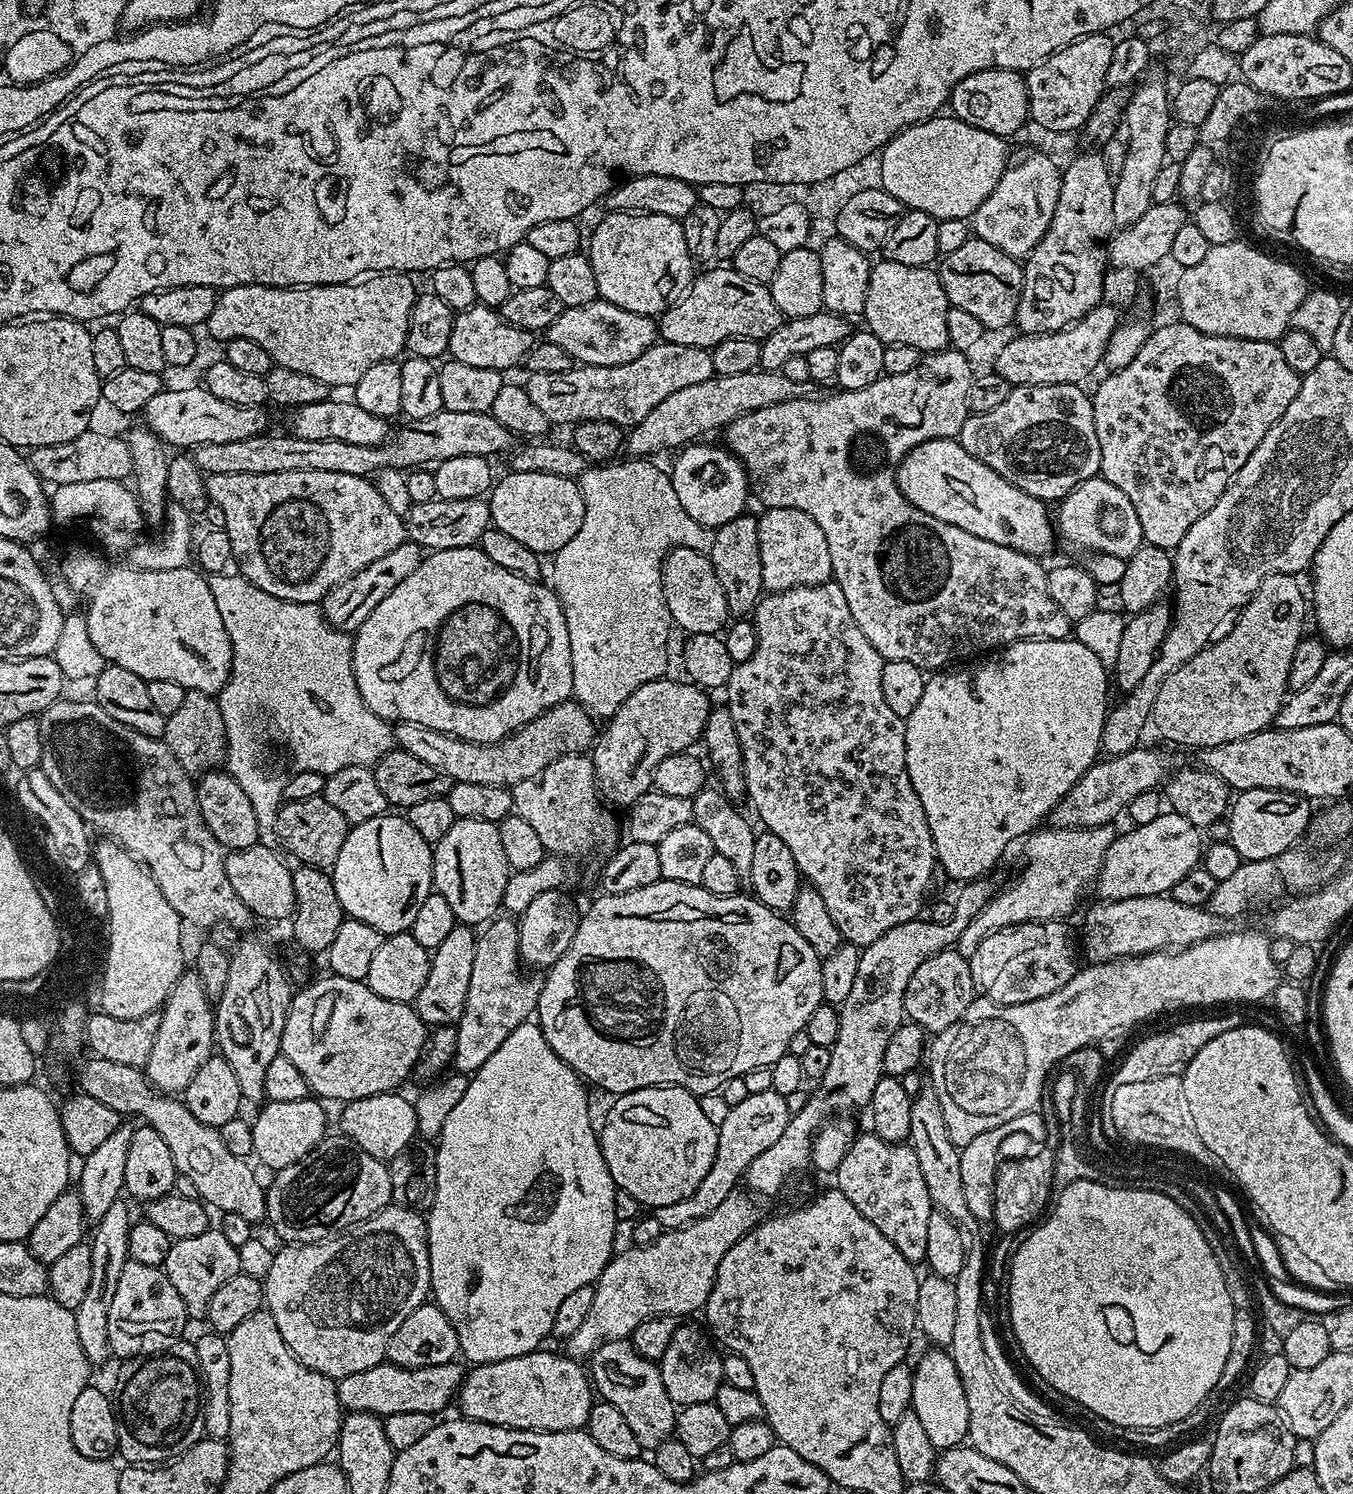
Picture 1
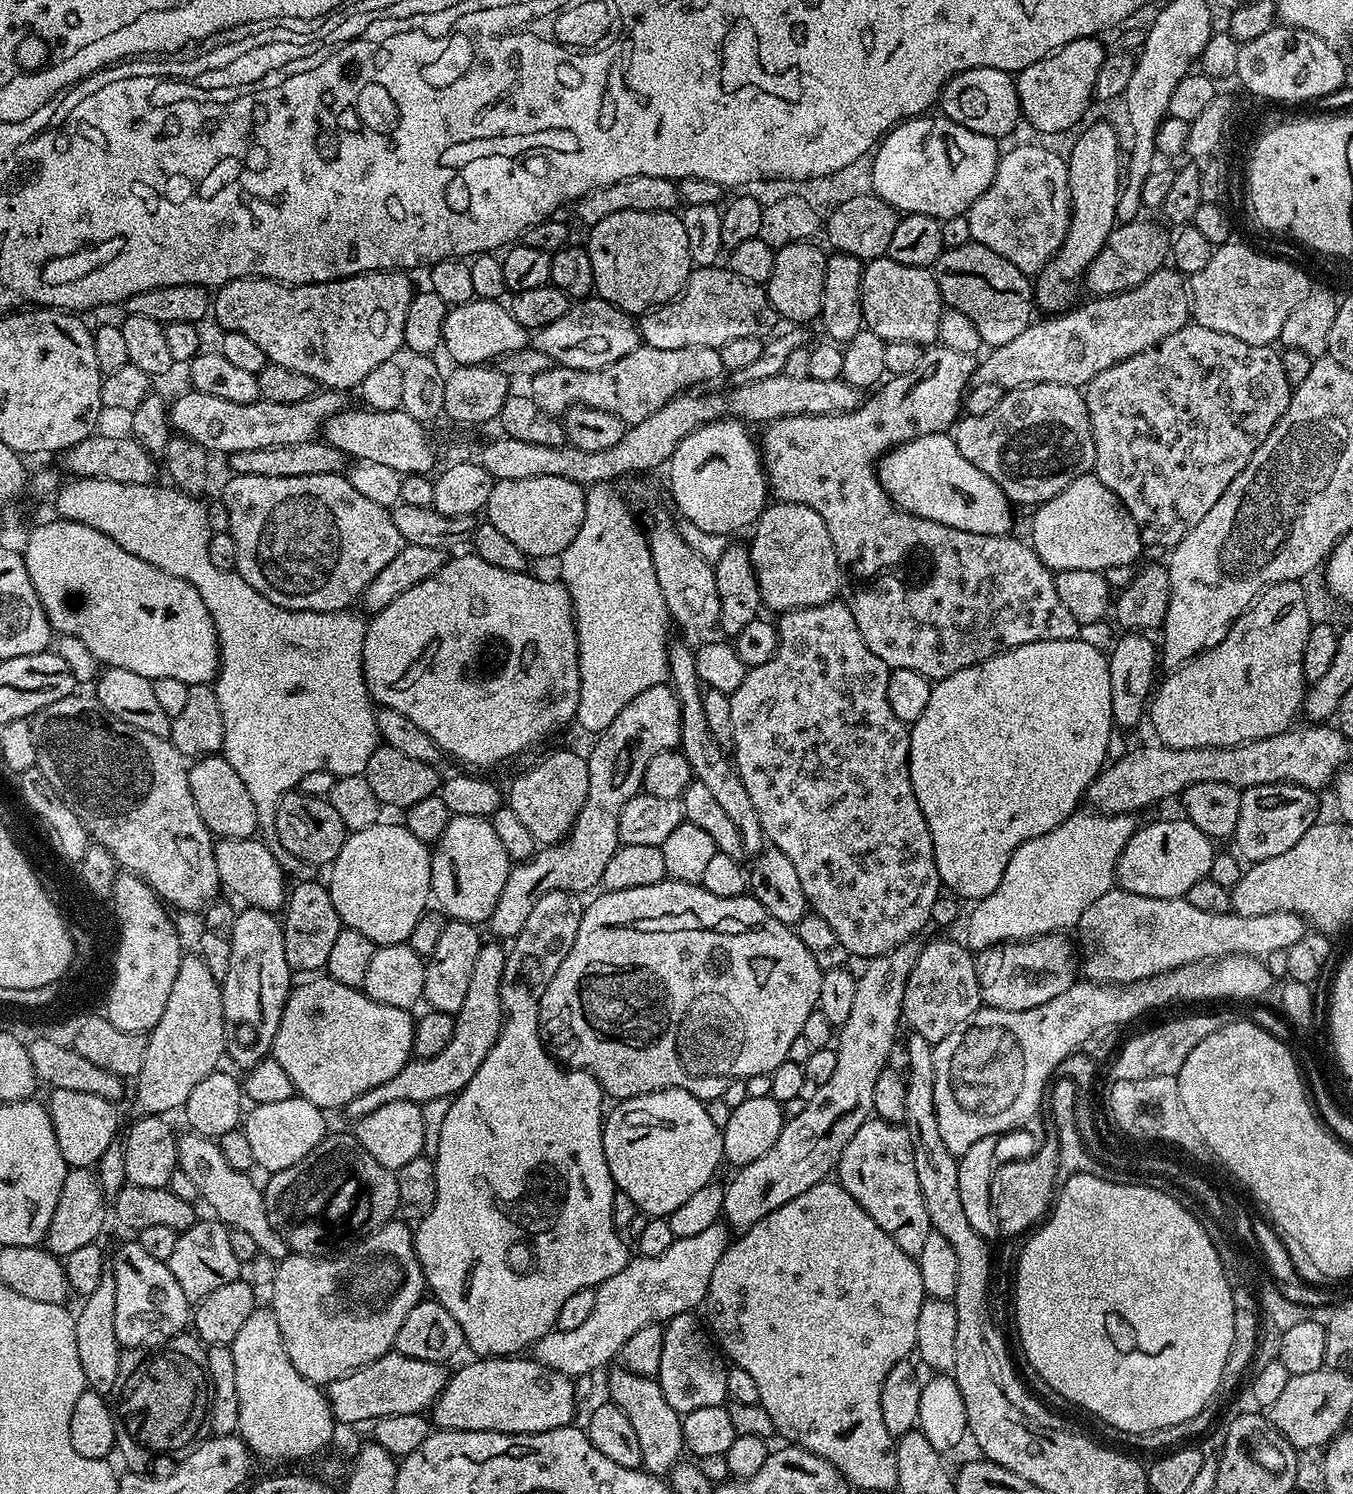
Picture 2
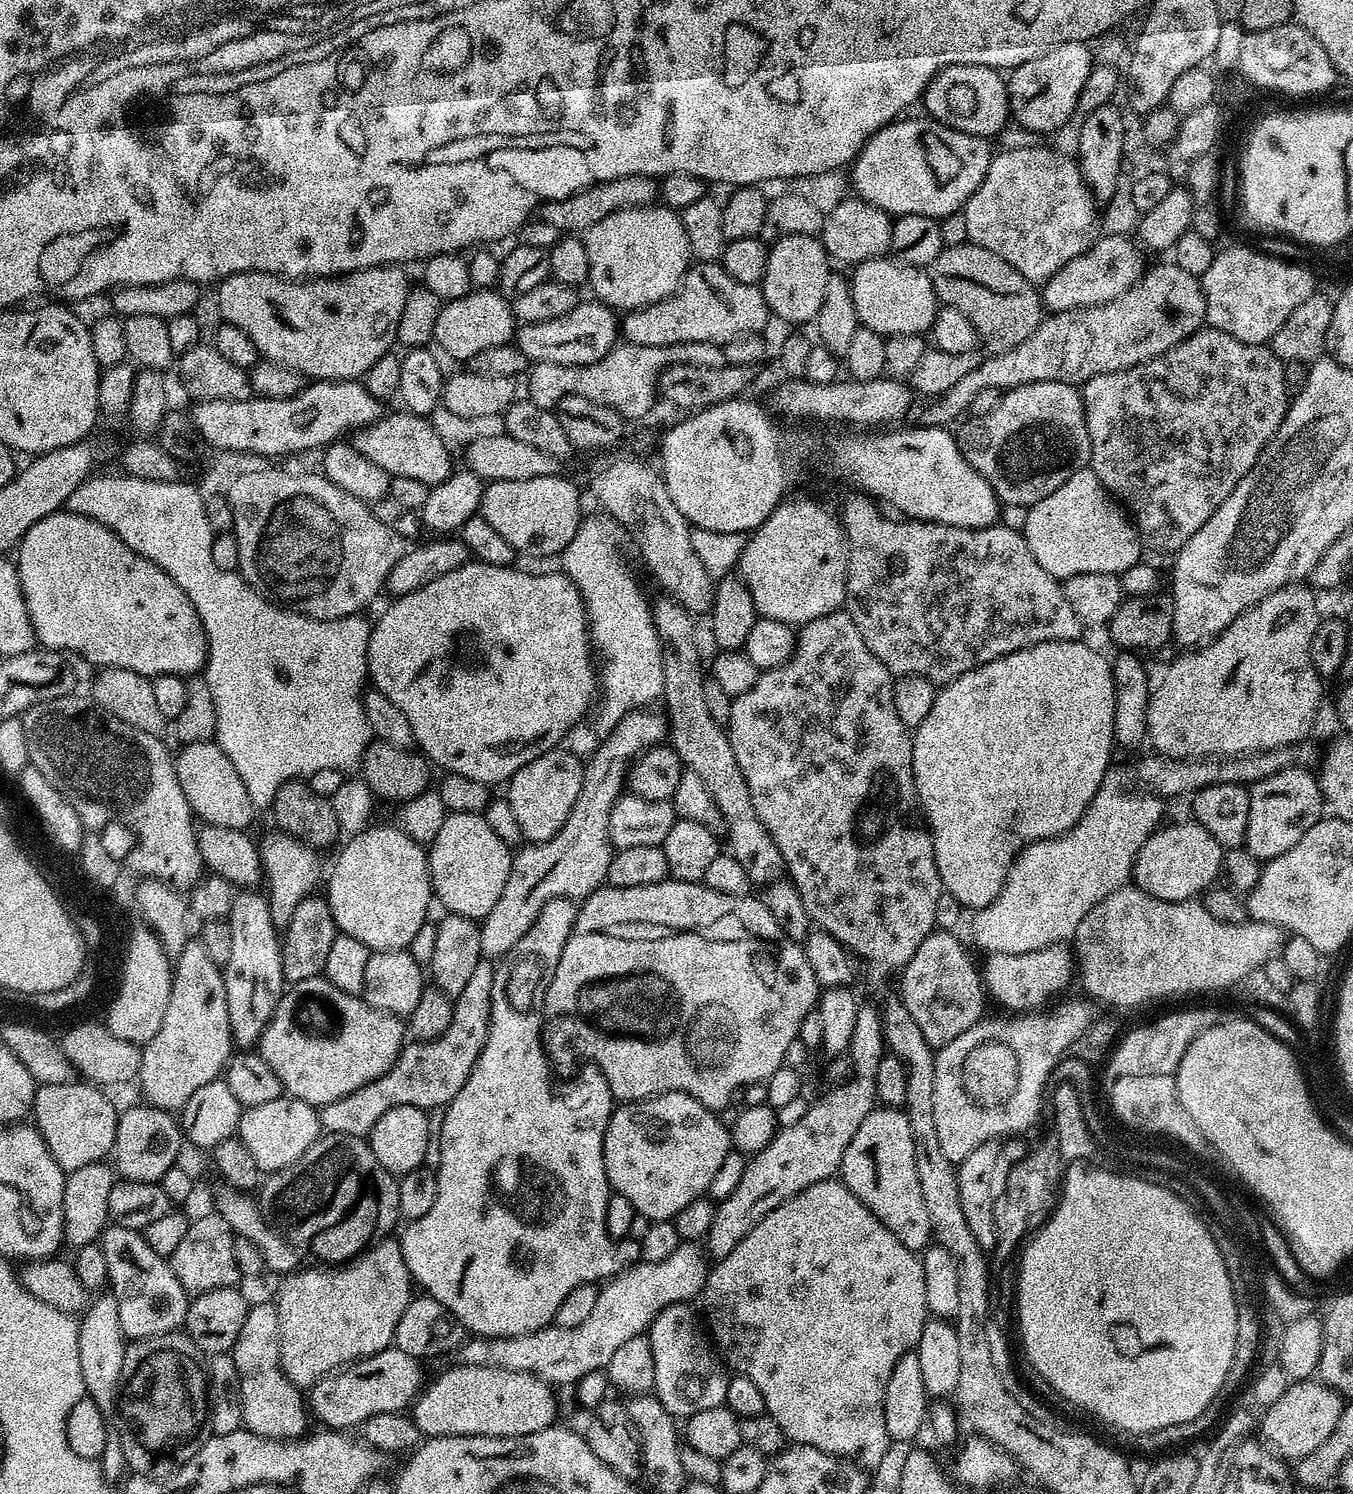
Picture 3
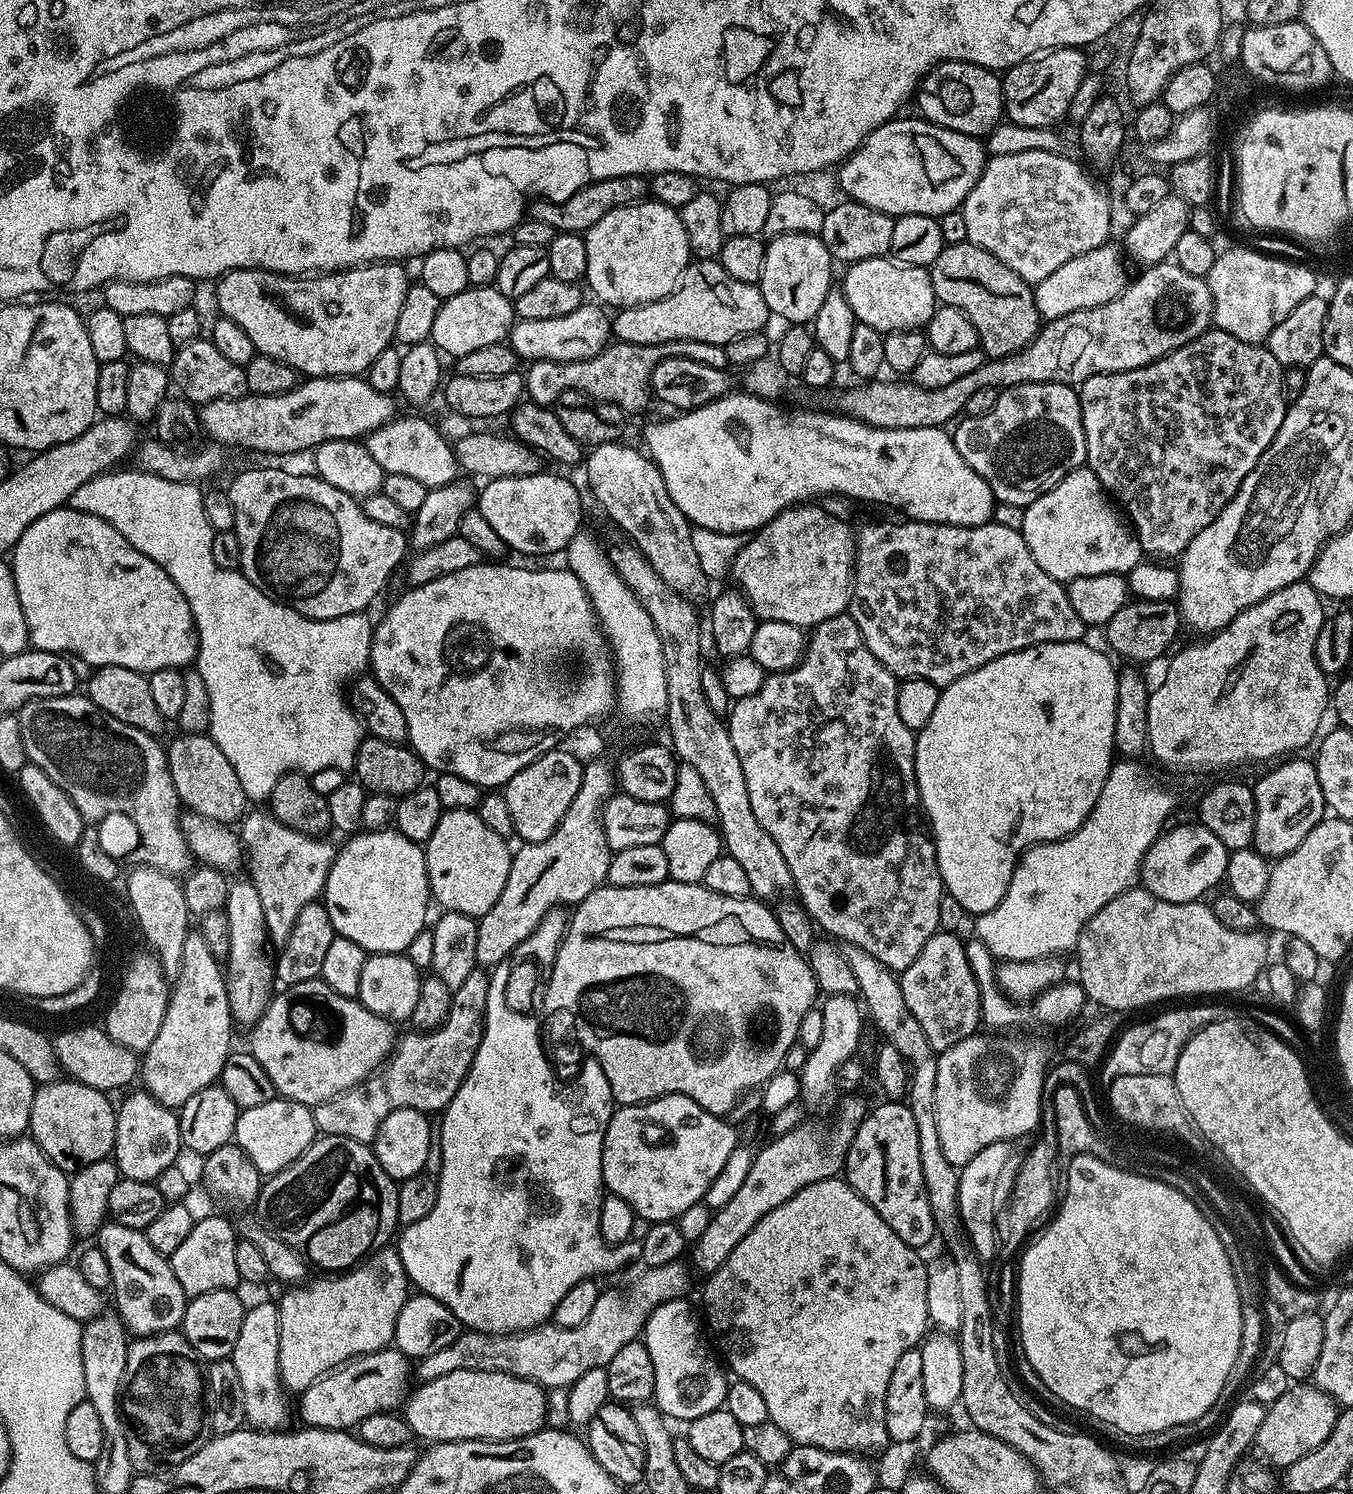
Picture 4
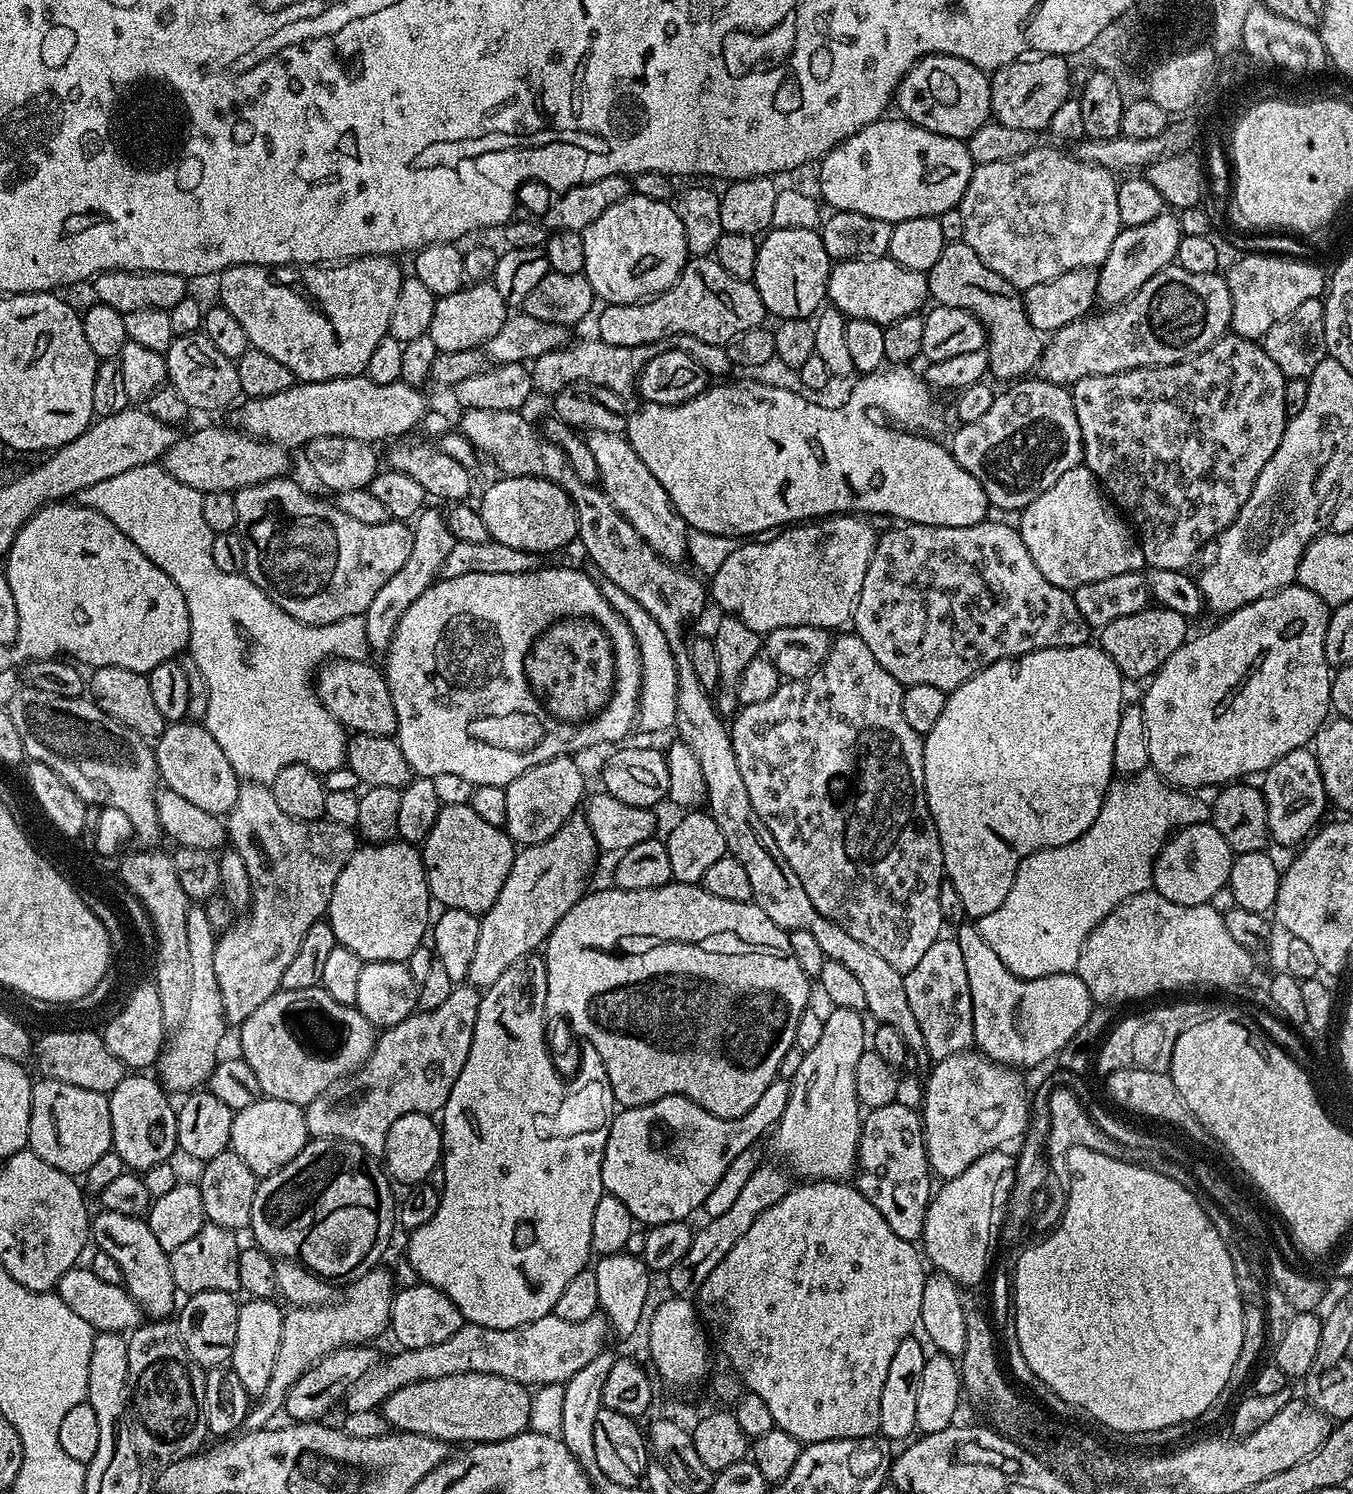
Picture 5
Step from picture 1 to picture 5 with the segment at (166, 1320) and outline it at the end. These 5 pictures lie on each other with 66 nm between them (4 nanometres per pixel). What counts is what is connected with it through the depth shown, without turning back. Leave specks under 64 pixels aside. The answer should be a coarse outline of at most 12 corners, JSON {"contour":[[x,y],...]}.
{"contour":[[97,1211],[90,1240],[122,1270],[130,1298],[160,1322],[178,1289],[147,1219]]}

